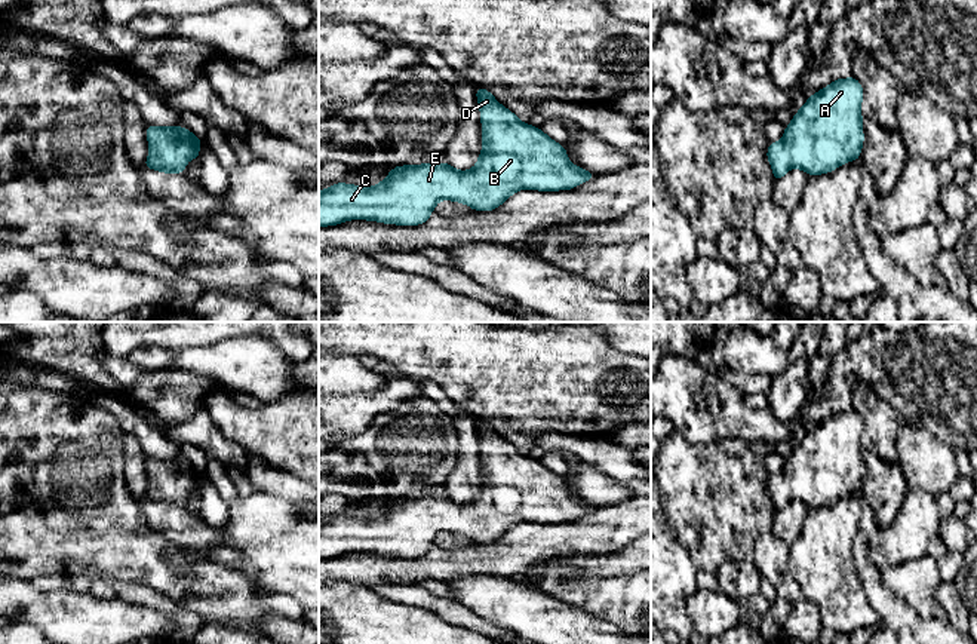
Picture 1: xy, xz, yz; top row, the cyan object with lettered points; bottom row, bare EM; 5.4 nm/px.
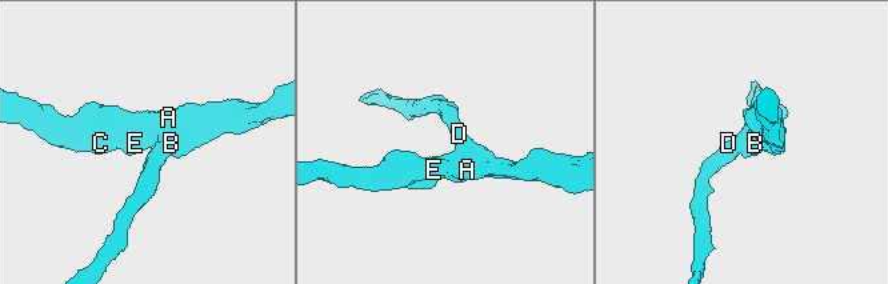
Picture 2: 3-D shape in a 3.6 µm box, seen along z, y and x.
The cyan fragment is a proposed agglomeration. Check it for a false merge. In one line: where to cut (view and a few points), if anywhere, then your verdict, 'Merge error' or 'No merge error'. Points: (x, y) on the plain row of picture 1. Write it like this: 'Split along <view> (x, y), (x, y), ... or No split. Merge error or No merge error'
No split. No merge error

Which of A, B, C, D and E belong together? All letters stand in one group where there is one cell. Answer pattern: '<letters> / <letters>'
A B C D E

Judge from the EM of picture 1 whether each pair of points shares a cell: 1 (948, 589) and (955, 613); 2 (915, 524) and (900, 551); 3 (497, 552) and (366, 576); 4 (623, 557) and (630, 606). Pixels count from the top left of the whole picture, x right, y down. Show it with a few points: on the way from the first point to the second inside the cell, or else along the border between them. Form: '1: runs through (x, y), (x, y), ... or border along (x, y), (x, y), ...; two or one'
1: runs through (948, 595), (954, 607); one
2: runs through (912, 530), (900, 545); one
3: runs through (464, 561), (417, 570), (399, 570); one
4: border along (635, 572), (611, 576), (595, 576), (590, 573); two

